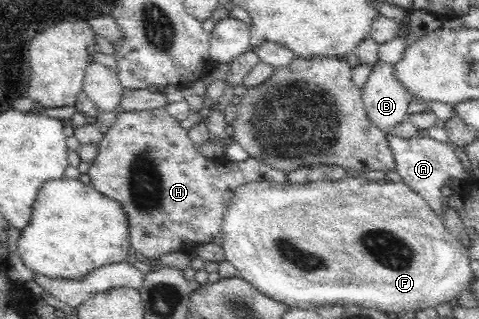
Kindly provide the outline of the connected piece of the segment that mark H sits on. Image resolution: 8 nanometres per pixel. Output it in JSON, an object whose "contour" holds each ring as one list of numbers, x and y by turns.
{"contour":[[164,107,160,109,152,110,140,110,138,112,124,112,122,111,116,121,110,125,110,129,104,134,104,139,96,147,97,156,94,158,94,161,89,167,88,175,90,176,90,184,94,189,99,193,102,193,105,197,108,197,112,200,118,201,126,212,126,217,128,218,128,227,129,227,129,243,134,247,137,255,141,259,156,259,160,255,168,253,168,251,191,251,203,243,216,243,216,245,222,246,222,223,223,215,228,210,228,205,232,202,236,191,241,187,241,185,254,183,254,182,264,182,270,181,275,183,285,183,285,174,280,172,276,168,266,165,262,160,258,160,253,157,249,157,243,162,241,161,230,161,229,163,218,163,214,162,213,159,206,158,199,152,197,145,194,145,193,142,189,139,189,133,186,133,180,127,180,123,176,121,175,118,172,118,172,115,168,114,168,111]]}

